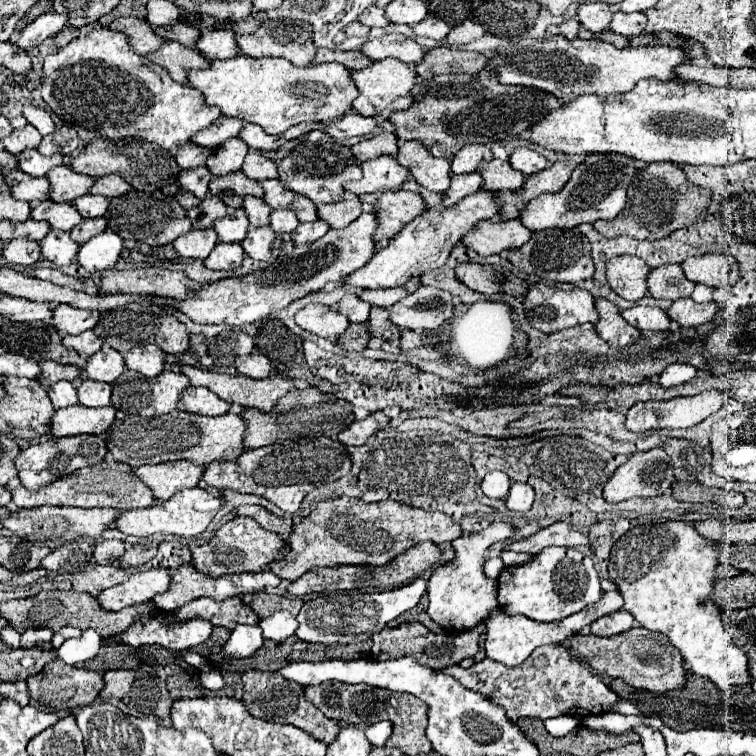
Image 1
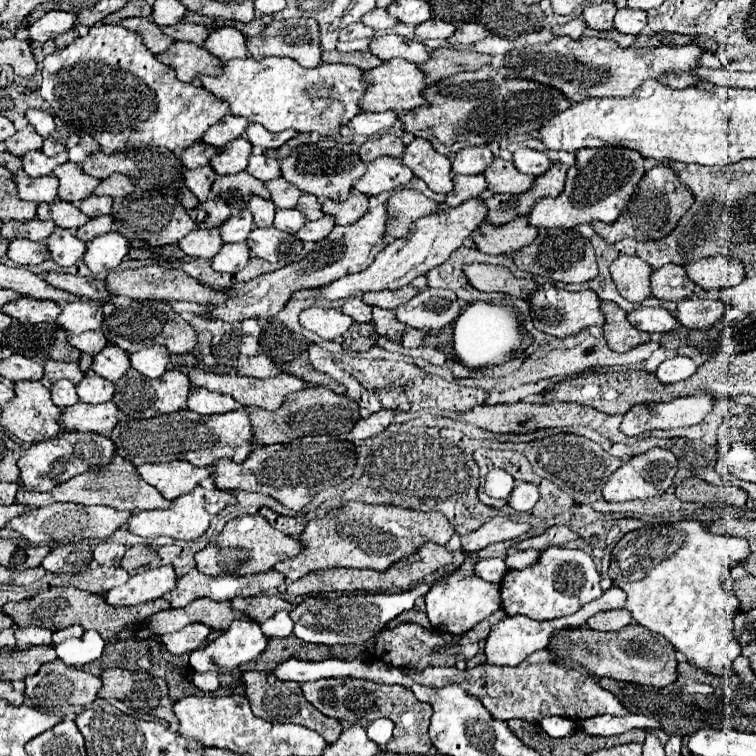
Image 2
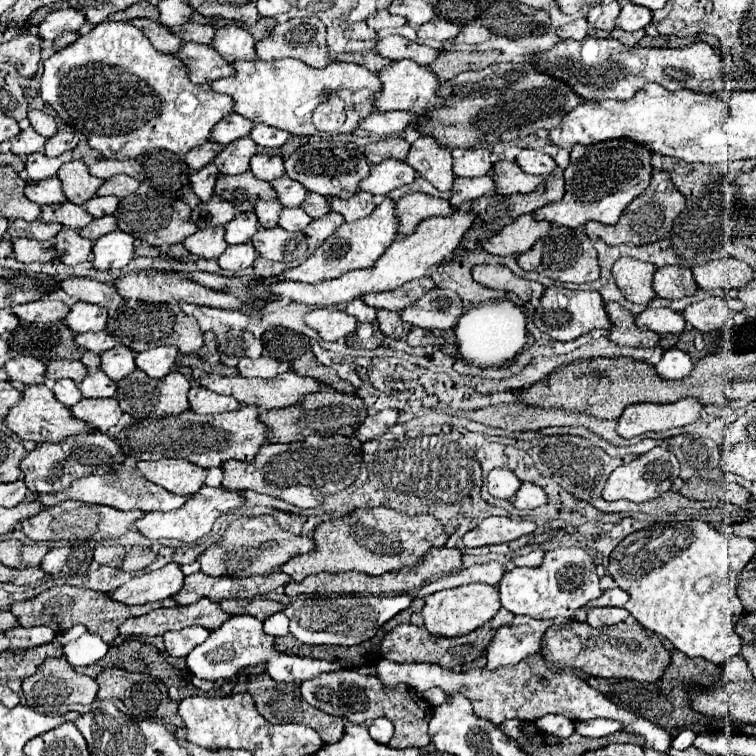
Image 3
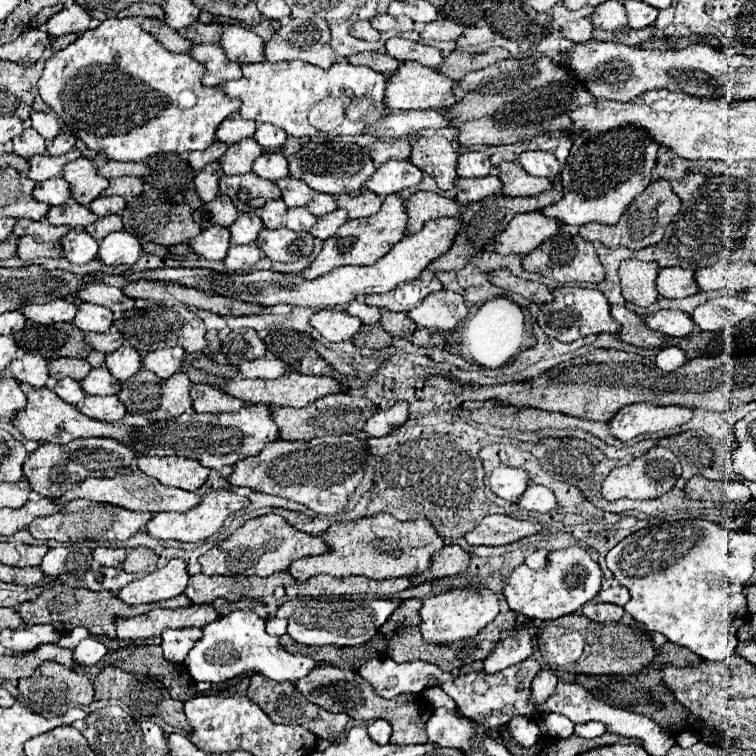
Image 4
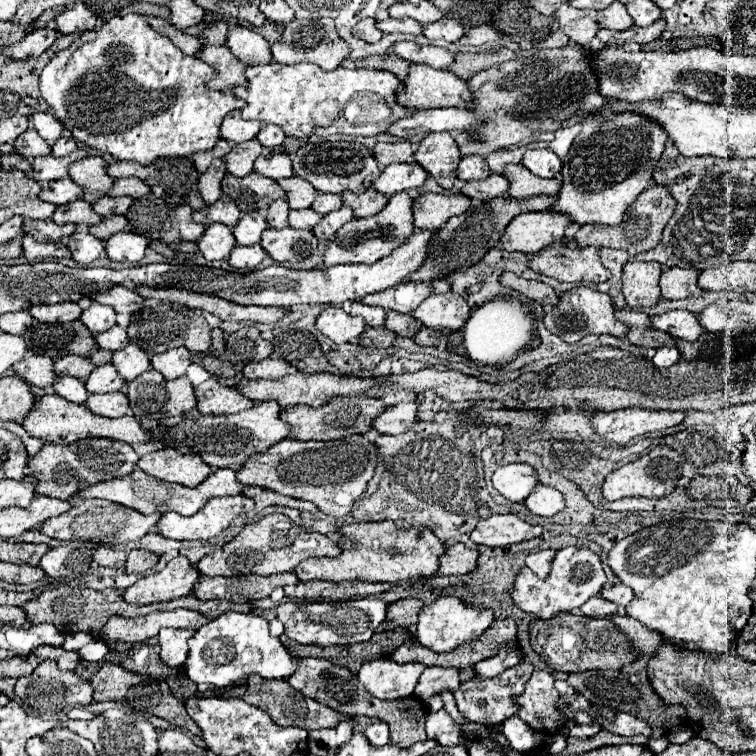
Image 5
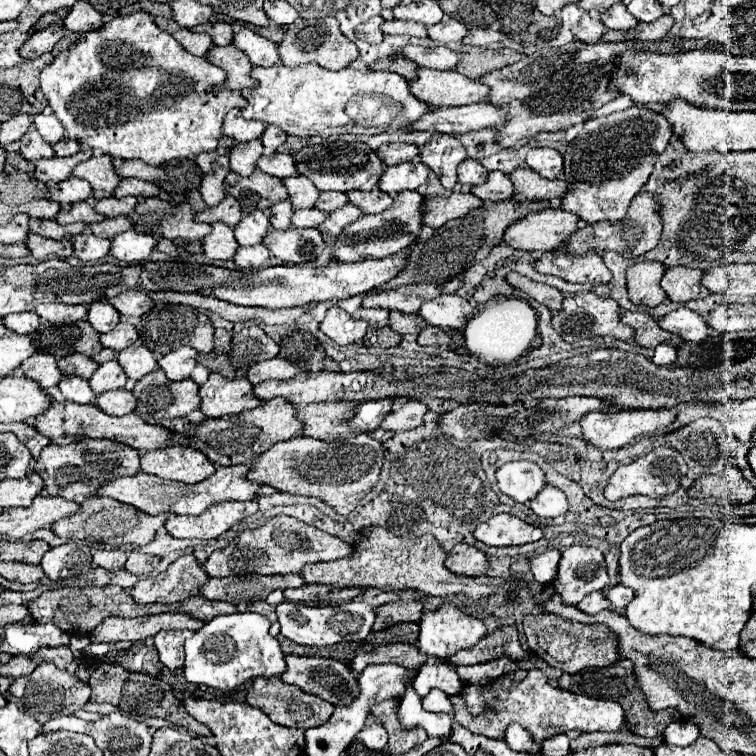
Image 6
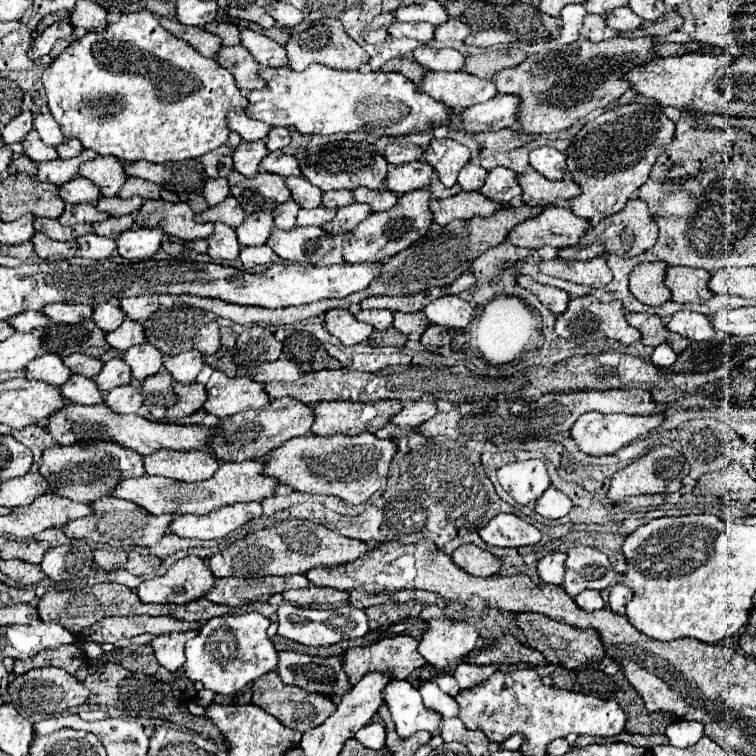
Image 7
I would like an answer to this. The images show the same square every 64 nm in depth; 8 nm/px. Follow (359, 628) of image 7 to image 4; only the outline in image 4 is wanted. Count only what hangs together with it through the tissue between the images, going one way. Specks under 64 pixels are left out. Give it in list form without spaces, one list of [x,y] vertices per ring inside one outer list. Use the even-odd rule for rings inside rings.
[[[296,598],[284,602],[276,616],[288,620],[288,634],[306,646],[358,646],[368,642],[378,628],[392,616],[392,612],[402,604],[394,598],[374,598],[374,600],[326,600],[326,598]]]

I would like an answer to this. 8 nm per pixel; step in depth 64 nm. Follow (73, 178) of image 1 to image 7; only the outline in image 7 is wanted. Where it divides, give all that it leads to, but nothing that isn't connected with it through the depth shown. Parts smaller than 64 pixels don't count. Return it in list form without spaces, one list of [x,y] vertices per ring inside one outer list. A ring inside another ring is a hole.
[[[96,156],[94,160],[84,162],[78,176],[92,180],[100,188],[102,196],[116,196],[126,182],[126,172],[114,156]]]

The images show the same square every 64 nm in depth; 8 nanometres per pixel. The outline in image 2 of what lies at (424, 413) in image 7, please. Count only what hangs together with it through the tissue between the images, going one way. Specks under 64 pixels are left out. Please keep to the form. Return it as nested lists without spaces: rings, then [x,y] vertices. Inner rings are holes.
[[[378,410],[374,414],[370,414],[368,418],[362,418],[354,424],[354,428],[346,434],[346,440],[352,444],[362,444],[366,438],[376,436],[378,432],[386,430],[388,424],[392,422],[394,412],[392,410]]]

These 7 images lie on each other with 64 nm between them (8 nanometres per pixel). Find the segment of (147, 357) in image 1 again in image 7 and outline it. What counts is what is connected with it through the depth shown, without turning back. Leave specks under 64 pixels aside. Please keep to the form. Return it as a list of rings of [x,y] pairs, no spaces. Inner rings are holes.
[[[186,350],[176,356],[164,356],[164,368],[174,376],[178,382],[194,382],[200,368],[204,366],[202,354],[196,350]]]

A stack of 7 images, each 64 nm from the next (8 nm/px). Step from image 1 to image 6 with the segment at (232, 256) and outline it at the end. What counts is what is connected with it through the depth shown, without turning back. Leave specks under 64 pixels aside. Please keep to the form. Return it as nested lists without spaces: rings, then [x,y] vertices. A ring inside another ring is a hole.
[[[256,244],[256,246],[250,246],[250,248],[240,246],[232,260],[236,262],[236,266],[240,266],[244,270],[254,270],[254,268],[260,268],[268,258],[270,258],[268,248],[264,244]]]

